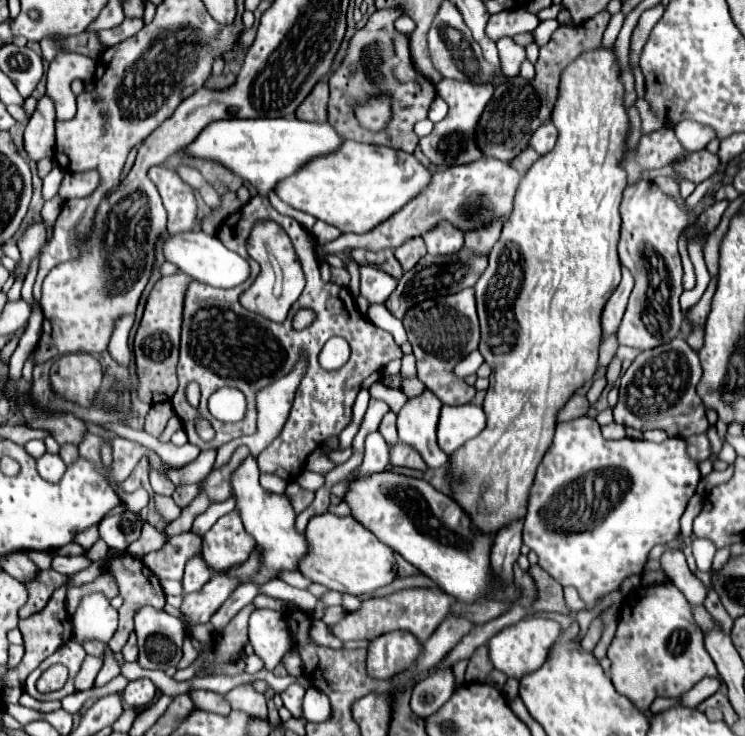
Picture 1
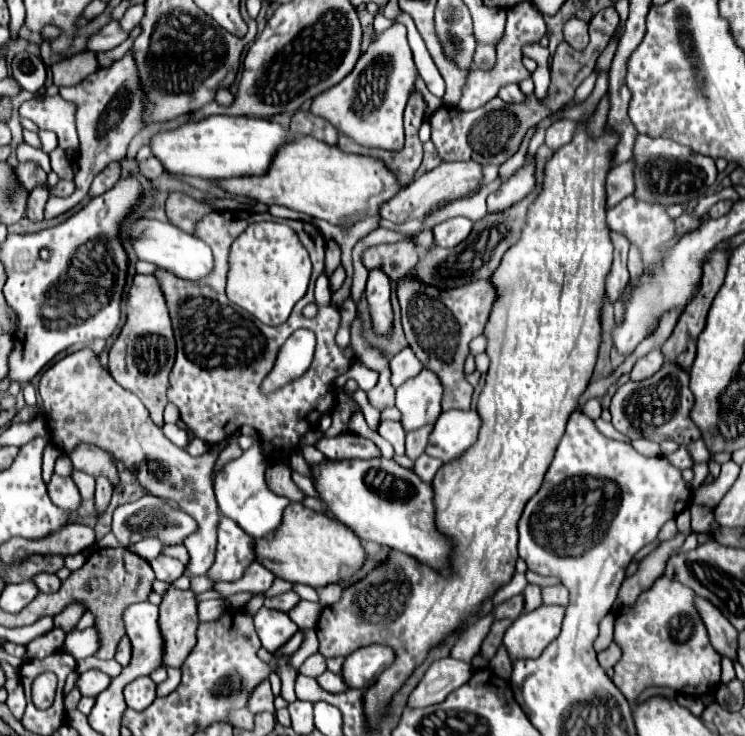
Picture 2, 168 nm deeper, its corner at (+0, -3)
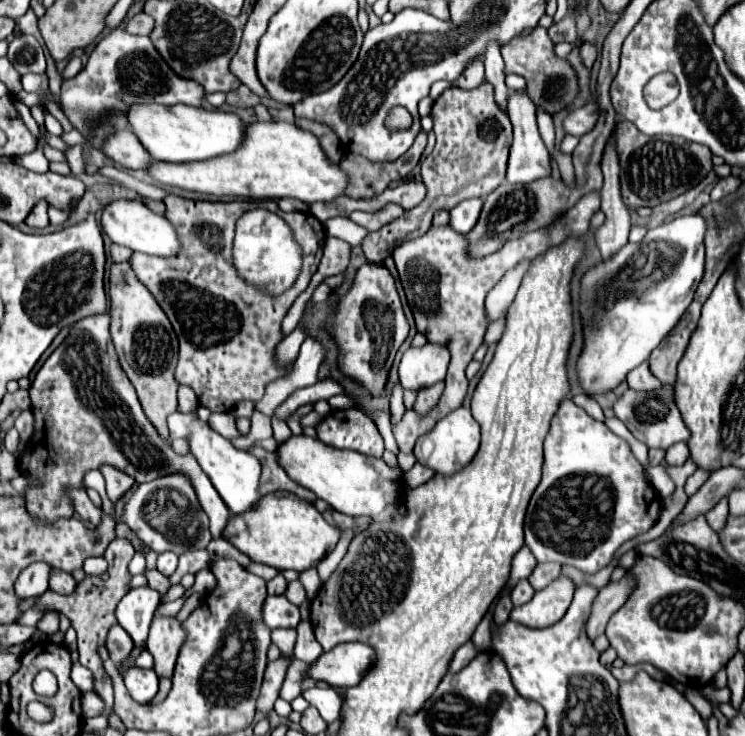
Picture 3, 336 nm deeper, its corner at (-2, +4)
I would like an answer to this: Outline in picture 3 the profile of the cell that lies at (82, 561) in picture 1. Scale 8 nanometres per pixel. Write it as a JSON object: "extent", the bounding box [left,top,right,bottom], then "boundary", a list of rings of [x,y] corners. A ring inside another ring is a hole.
{"extent":[83,557,107,575],"boundary":[[[89,557],[83,563],[83,571],[87,575],[103,575],[107,571],[107,561],[103,557]]]}

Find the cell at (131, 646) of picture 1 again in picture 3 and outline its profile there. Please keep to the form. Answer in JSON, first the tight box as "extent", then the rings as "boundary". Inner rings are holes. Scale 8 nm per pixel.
{"extent":[105,625,133,665],"boundary":[[[113,625],[107,633],[107,641],[105,641],[105,647],[109,651],[109,657],[115,665],[119,665],[133,649],[133,641],[131,637],[127,635],[125,629],[121,629],[119,625]]]}

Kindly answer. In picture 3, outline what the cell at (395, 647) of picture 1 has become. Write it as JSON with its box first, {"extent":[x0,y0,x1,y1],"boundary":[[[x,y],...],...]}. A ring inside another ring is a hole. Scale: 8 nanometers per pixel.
{"extent":[305,643,375,687],"boundary":[[[339,643],[331,651],[325,651],[317,661],[309,665],[305,677],[327,683],[331,687],[353,687],[361,681],[367,669],[375,661],[375,651],[365,643]]]}

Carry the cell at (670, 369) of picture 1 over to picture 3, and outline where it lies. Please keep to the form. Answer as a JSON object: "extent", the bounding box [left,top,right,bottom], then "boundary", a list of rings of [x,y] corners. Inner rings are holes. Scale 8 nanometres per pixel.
{"extent":[613,385,689,449],"boundary":[[[663,385],[661,389],[651,391],[651,393],[639,393],[639,391],[627,389],[623,393],[623,397],[619,397],[617,403],[613,405],[613,411],[615,411],[617,419],[621,419],[625,423],[625,427],[647,447],[667,449],[677,441],[689,439],[689,429],[683,425],[681,413],[673,403],[673,387],[671,385]]]}

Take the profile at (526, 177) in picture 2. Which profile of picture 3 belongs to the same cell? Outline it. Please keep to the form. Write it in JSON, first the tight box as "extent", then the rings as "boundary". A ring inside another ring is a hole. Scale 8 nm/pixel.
{"extent":[507,91,551,183],"boundary":[[[511,91],[509,119],[513,125],[513,145],[511,145],[511,153],[509,153],[507,181],[531,183],[531,181],[549,177],[551,175],[551,157],[549,157],[549,151],[547,151],[547,147],[539,135],[539,129],[537,129],[537,109],[535,109],[533,101],[519,91]]]}

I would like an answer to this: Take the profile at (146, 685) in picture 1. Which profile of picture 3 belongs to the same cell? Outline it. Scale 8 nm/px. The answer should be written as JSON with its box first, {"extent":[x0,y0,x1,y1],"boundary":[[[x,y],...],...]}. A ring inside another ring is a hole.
{"extent":[123,667,159,703],"boundary":[[[131,667],[123,673],[123,681],[125,687],[129,691],[129,695],[137,701],[137,703],[149,703],[155,693],[157,693],[157,685],[159,679],[155,675],[153,669],[141,669],[141,667]]]}

